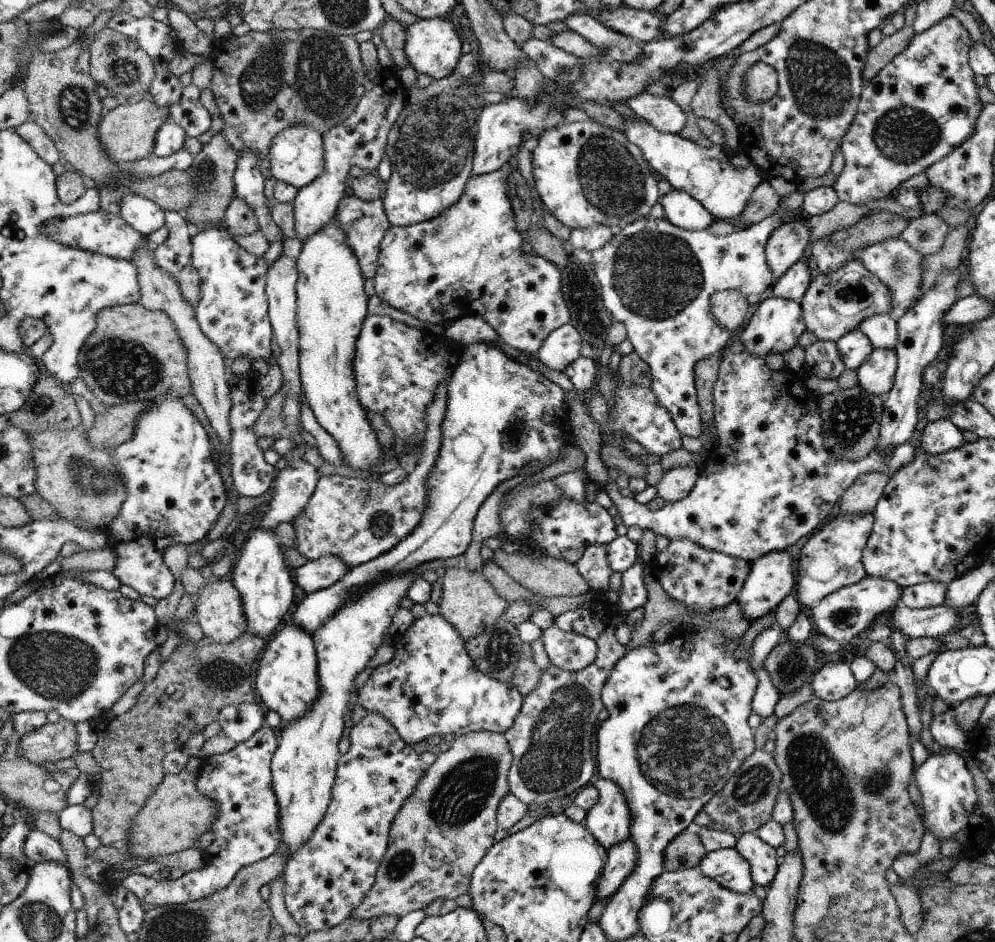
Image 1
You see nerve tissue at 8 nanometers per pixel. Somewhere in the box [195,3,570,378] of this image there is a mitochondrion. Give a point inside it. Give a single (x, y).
(314, 76)

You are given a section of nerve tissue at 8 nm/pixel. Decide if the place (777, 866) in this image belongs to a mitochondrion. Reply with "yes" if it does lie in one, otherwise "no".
no

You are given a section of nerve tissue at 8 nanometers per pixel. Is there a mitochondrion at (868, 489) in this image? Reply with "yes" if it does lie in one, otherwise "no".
no

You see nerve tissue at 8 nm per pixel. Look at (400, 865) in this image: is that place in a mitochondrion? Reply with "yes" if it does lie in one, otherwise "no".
yes

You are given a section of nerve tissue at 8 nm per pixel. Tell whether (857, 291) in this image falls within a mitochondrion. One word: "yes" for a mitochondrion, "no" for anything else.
yes

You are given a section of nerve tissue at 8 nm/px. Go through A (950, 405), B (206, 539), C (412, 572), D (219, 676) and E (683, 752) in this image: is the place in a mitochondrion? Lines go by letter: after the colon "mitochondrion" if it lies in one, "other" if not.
A: other
B: other
C: other
D: mitochondrion
E: mitochondrion

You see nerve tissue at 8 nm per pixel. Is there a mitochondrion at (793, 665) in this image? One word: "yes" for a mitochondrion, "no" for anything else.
yes

